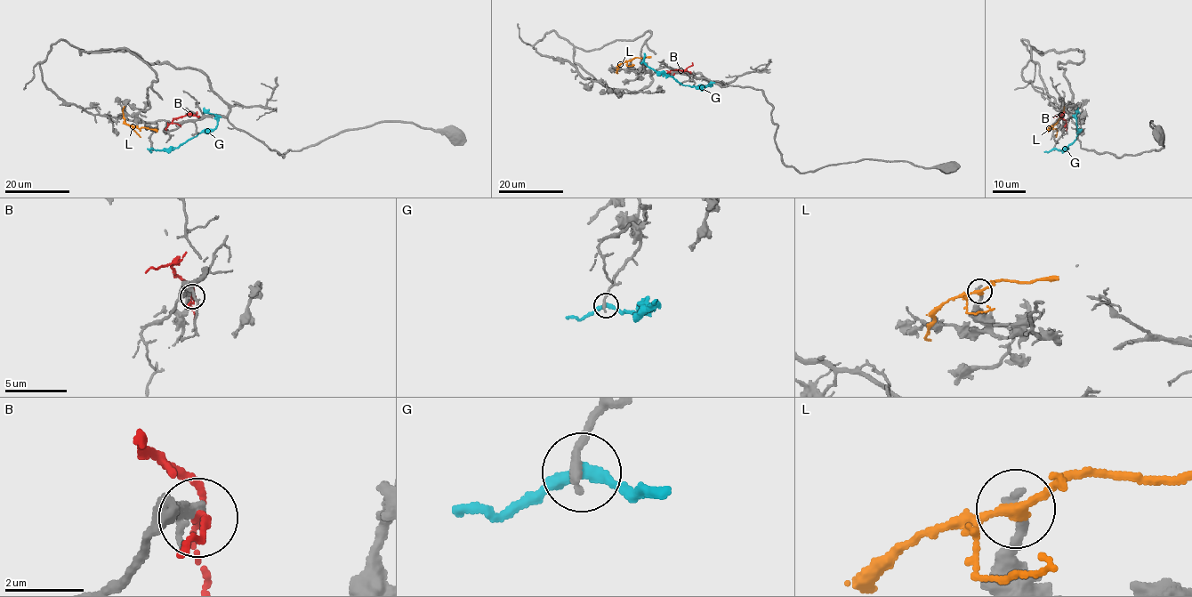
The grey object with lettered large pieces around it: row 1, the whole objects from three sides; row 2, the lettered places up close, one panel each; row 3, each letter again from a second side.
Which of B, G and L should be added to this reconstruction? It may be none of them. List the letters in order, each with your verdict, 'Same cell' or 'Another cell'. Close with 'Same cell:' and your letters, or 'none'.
B: Another cell
G: Another cell
L: Same cell
Same cell: L

